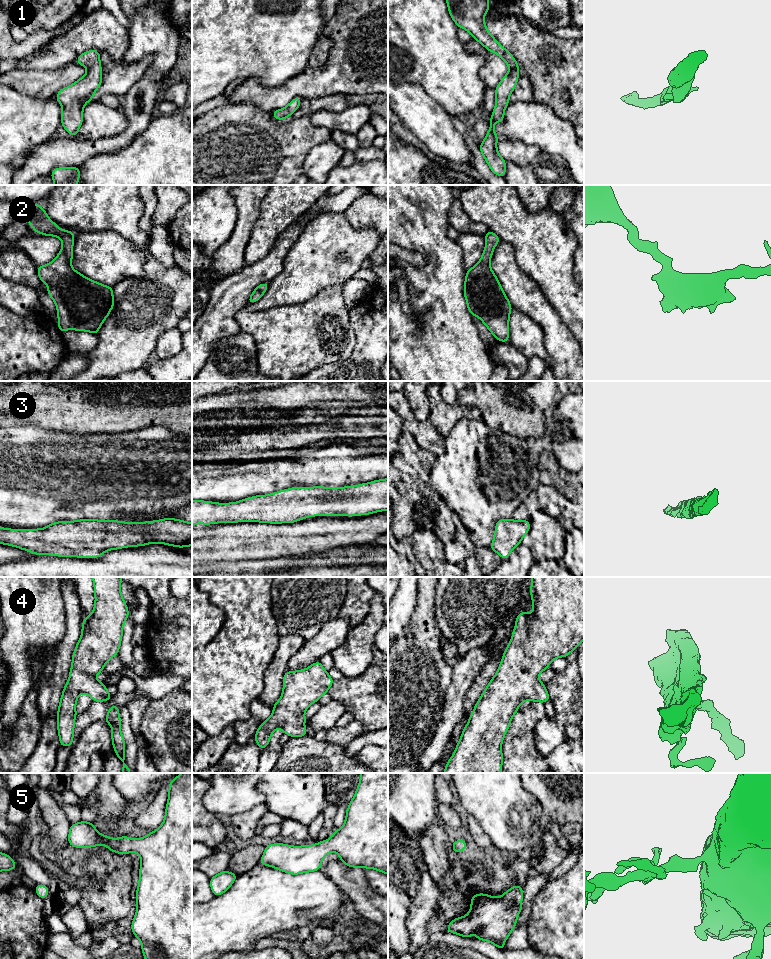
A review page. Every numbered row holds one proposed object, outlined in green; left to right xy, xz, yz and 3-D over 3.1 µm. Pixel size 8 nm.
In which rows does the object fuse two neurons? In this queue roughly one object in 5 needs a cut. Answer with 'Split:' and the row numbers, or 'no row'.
Split: no row

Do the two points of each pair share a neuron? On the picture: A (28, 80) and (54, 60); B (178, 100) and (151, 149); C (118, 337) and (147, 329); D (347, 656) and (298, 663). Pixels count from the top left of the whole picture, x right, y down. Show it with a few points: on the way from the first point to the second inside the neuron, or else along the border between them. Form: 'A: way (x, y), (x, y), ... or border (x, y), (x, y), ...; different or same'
A: border (64, 65), (55, 69), (18, 69); different
B: border (181, 107), (178, 109); different
C: way (125, 337), (129, 337), (137, 329), (140, 329); same
D: border (346, 635), (346, 640), (331, 653); different

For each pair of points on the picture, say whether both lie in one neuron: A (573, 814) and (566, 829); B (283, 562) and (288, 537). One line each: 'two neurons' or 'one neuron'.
A: two neurons
B: two neurons

